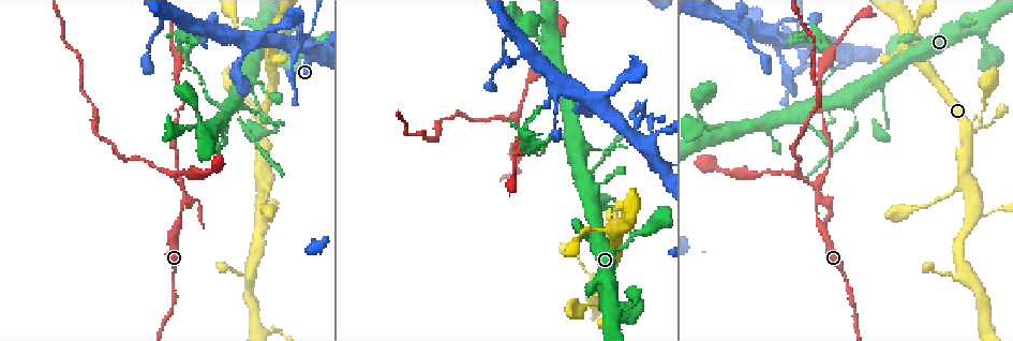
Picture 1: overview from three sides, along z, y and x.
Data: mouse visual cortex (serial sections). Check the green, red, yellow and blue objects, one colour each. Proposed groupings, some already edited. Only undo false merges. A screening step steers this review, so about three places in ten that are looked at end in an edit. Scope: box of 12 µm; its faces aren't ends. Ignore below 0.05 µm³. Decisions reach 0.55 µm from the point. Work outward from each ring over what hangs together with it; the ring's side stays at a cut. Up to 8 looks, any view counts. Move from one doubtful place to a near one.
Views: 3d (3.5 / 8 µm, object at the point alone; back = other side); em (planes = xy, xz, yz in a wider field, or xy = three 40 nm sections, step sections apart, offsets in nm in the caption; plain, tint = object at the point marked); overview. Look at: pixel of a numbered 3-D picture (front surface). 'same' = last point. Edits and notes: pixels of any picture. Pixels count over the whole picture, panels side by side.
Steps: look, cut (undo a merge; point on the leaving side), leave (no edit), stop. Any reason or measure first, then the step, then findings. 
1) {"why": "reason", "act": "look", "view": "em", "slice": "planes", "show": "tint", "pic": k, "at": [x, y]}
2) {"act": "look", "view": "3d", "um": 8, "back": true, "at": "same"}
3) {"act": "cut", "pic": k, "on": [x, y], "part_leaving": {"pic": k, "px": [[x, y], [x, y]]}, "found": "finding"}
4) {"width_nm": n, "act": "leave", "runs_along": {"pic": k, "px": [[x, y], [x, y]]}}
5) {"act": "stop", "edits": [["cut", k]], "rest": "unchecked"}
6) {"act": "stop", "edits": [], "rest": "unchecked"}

{"why": "side arm on a straight run", "act": "look", "view": "3d", "um": 3.5, "back": true, "pic": 1, "at": [222, 105]}

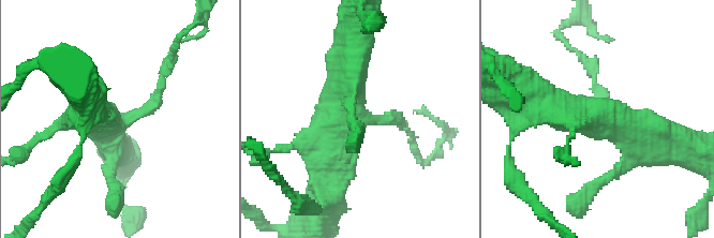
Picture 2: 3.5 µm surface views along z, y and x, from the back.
{"act": "look", "view": "em", "slice": "xy", "step": 3, "show": "tint", "pic": 2, "at": [121, 121]}

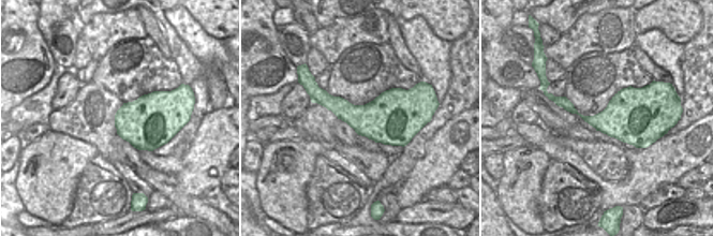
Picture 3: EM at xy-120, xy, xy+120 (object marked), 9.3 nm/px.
{"why": "another direction", "act": "look", "view": "em", "slice": "planes", "show": "tint", "at": "same"}

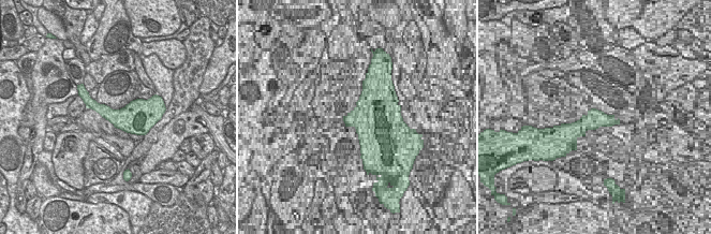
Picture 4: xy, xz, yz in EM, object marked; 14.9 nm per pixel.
{"act": "cut", "pic": 2, "on": [592, 68], "part_leaving": {"pic": 2, "px": [[603, 94], [590, 65], [559, 29]]}, "found": "a second cell is stuck on"}

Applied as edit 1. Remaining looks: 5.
{"why": "thick turns thin", "act": "look", "view": "3d", "um": 3.5, "pic": 1, "at": [632, 136]}

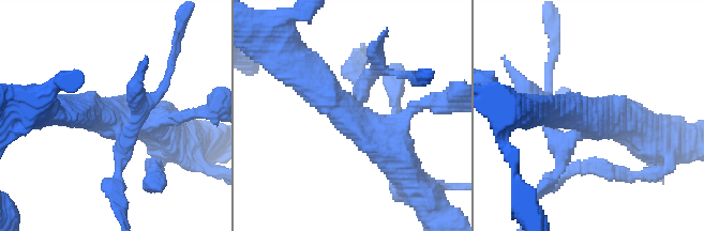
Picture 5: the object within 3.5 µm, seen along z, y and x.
{"act": "cut", "pic": 5, "on": [119, 165], "part_leaving": {"pic": 5, "px": [[361, 99], [377, 68], [404, 75]]}, "found": "two cells meet here"}

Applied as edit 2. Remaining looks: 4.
{"why": "arms part here", "act": "look", "view": "3d", "um": 8, "pic": 1, "at": [182, 189]}

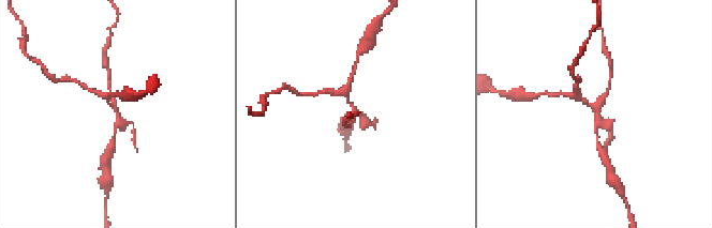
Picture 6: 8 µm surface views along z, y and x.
{"why": "zoom in", "act": "look", "view": "3d", "um": 3.5, "pic": 6, "at": [118, 108]}

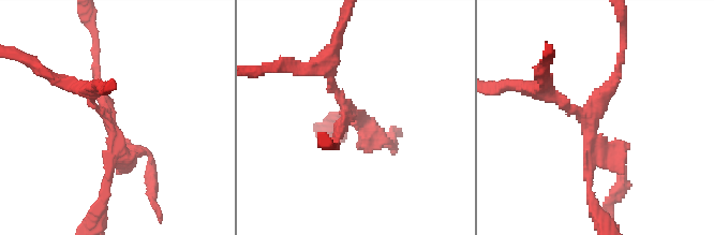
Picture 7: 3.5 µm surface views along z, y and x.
{"act": "cut", "pic": 7, "on": [386, 138], "part_leaving": {"pic": 7, "px": [[358, 113], [332, 88], [329, 53]]}, "found": "two cells meet here"}

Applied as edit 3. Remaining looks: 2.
{"act": "stop", "edits": [["cut", 2], ["cut", 5], ["cut", 7]], "rest": "unchecked"}

